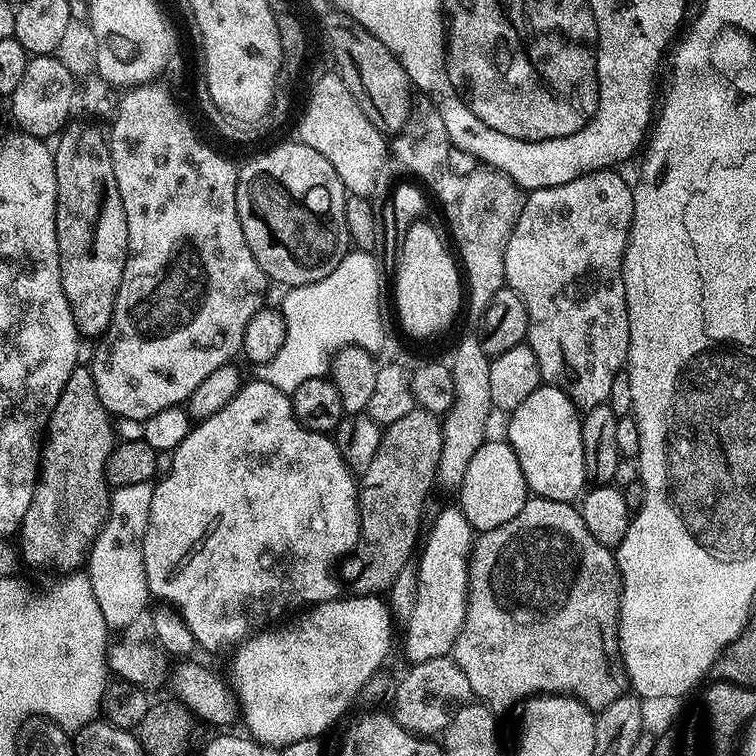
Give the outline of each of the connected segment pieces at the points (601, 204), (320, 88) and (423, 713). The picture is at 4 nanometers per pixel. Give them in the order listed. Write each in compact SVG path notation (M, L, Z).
M616 170L586 172L583 176L574 178L562 186L531 189L522 206L522 214L514 226L514 234L510 234L510 242L506 242L504 283L519 294L526 306L526 314L528 315L528 339L526 343L534 350L534 358L538 358L540 379L543 383L552 384L558 390L565 392L581 410L587 410L599 404L607 404L610 386L614 386L614 378L621 375L622 369L628 362L630 322L628 321L628 307L626 306L626 286L624 285L624 255L634 218L634 198L632 197L633 185L627 184L618 173L619 171Z
M338 74L331 75L317 78L304 108L304 117L300 120L298 140L310 146L310 150L318 150L318 154L334 166L334 174L338 174L344 184L345 193L371 197L380 180L384 159L389 159L390 144L385 133L379 132L374 122L366 118L343 78Z
M448 656L430 658L421 664L412 664L409 669L396 688L391 711L401 728L406 729L407 732L415 732L425 738L435 737L447 729L452 716L456 713L458 707L456 696L462 695L463 692L471 693L472 687L455 659Z

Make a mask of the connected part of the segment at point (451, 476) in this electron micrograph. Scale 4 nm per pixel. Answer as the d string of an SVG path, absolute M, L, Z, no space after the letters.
M477 335L464 337L456 346L452 360L449 359L449 368L454 378L455 402L450 411L445 413L442 423L443 446L439 459L437 479L443 484L458 486L465 477L466 466L470 458L478 450L478 446L484 444L486 418L493 410L490 398L490 366L491 357L482 350L480 339Z

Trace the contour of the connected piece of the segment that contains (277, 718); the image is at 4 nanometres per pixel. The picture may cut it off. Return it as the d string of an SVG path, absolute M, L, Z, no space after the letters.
M348 594L348 597L346 596L335 600L328 600L324 604L311 605L307 610L301 611L297 615L301 616L293 624L288 624L285 628L276 628L273 632L262 632L256 637L253 635L237 649L239 652L236 656L236 665L232 668L233 674L236 675L234 690L242 703L242 714L248 722L249 730L247 729L247 731L250 733L251 739L255 740L257 744L265 745L269 749L281 750L287 747L288 744L323 737L323 732L327 728L334 727L339 722L340 715L355 702L356 695L371 682L372 675L383 666L384 659L387 658L388 651L392 648L392 624L394 625L394 617L389 609L389 605L379 595L358 596Z

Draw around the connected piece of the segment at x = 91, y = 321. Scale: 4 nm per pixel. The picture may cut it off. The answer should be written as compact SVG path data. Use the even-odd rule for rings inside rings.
M76 118L59 133L56 142L56 233L63 293L66 294L77 332L86 338L98 338L112 320L118 286L121 285L128 261L126 210L122 210L122 198L118 194L118 182L114 178L105 129L100 129L88 120Z

